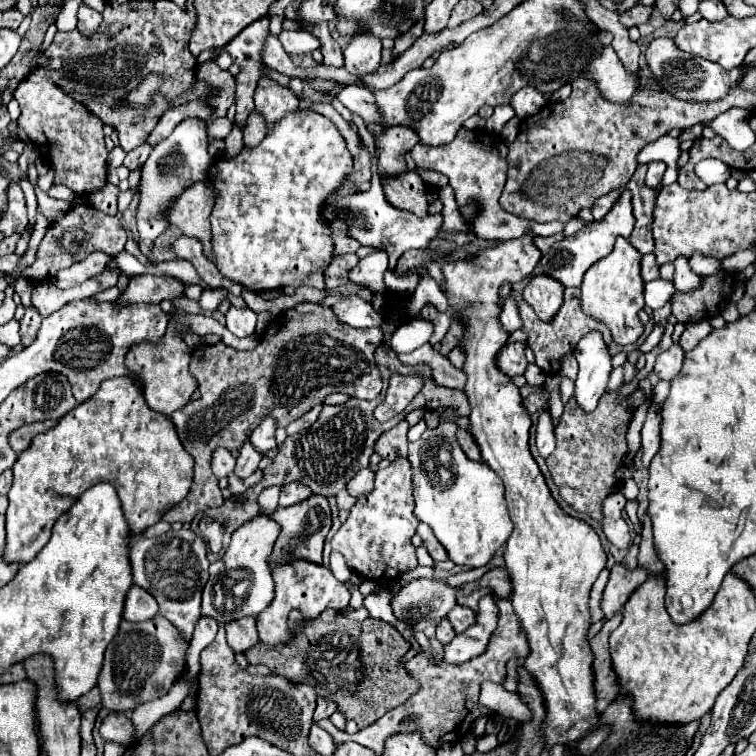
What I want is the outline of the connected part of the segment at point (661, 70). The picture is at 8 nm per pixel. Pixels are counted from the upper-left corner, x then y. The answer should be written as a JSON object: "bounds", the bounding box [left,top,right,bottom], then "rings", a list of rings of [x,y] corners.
{"bounds":[646,39,746,101],"rings":[[[654,39],[646,51],[646,61],[648,61],[648,67],[654,75],[654,79],[658,79],[658,83],[662,83],[662,87],[666,87],[666,91],[674,91],[674,95],[678,95],[678,99],[694,99],[694,101],[720,99],[746,71],[744,65],[726,71],[726,69],[718,67],[718,63],[700,59],[696,55],[686,55],[684,51],[678,51],[674,47],[672,39]]]}

